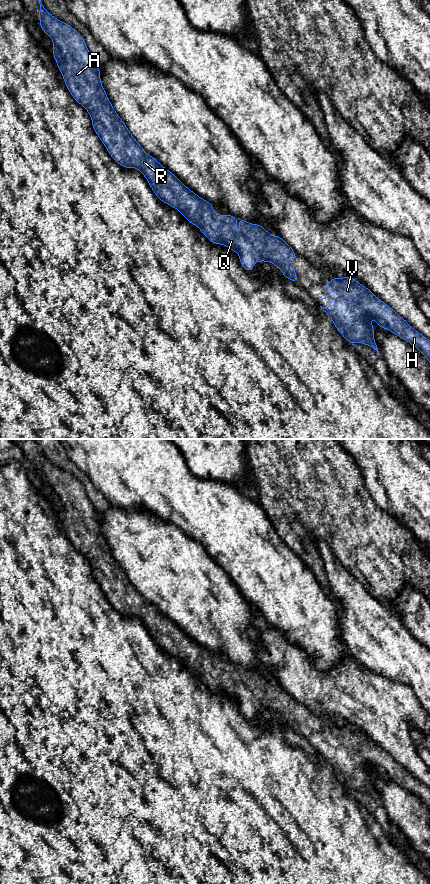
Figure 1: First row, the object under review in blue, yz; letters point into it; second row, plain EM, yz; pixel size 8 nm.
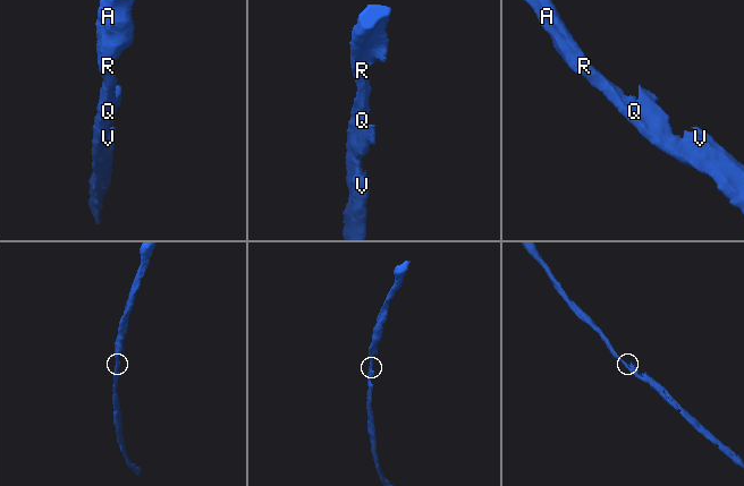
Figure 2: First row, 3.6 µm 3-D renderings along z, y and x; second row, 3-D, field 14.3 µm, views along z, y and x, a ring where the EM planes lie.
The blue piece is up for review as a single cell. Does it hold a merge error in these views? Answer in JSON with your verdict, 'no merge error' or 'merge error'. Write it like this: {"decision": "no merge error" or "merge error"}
{"decision": "no merge error"}

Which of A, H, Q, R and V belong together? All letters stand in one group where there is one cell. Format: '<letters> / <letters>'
A H Q R V

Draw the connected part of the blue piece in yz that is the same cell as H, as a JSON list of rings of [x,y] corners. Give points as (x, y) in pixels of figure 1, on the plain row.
[[[335,725],[325,732],[324,741],[324,746],[318,746],[323,748],[329,743],[330,755],[320,755],[349,791],[366,792],[379,802],[374,776],[369,770],[370,766],[374,766],[380,776],[408,789],[422,800],[430,811],[430,788],[354,726]]]

